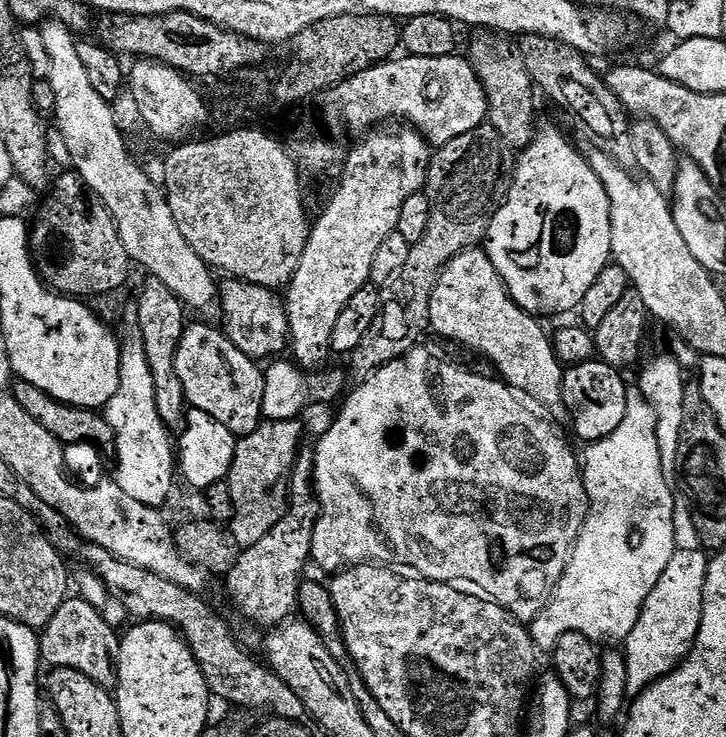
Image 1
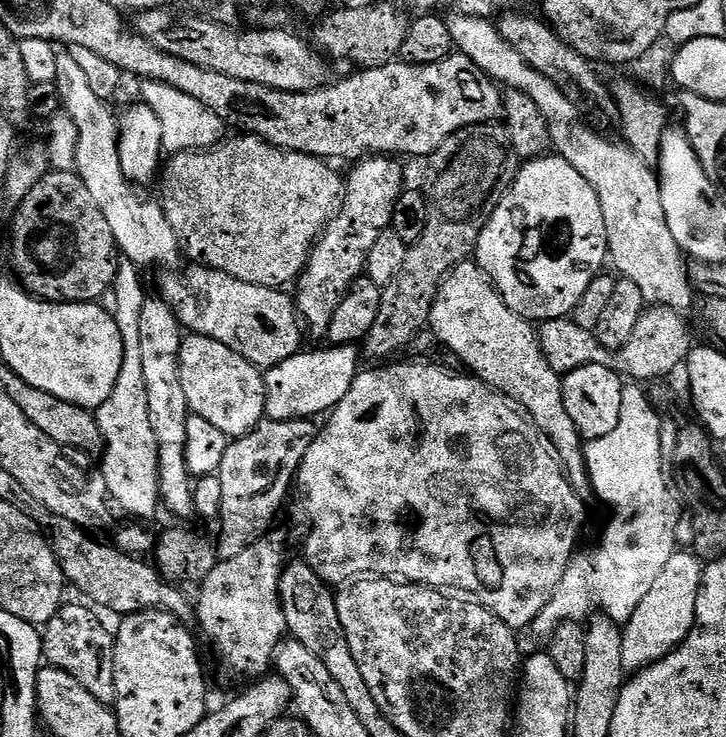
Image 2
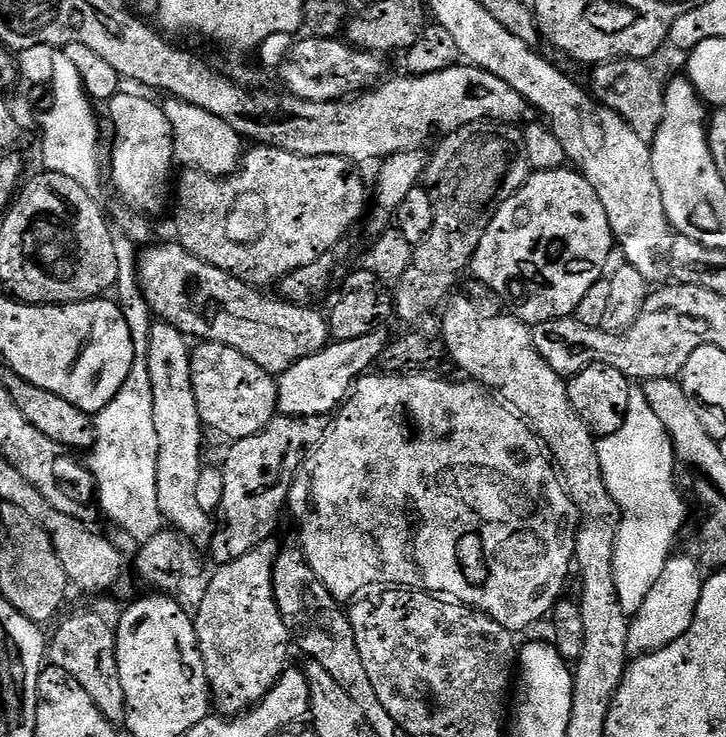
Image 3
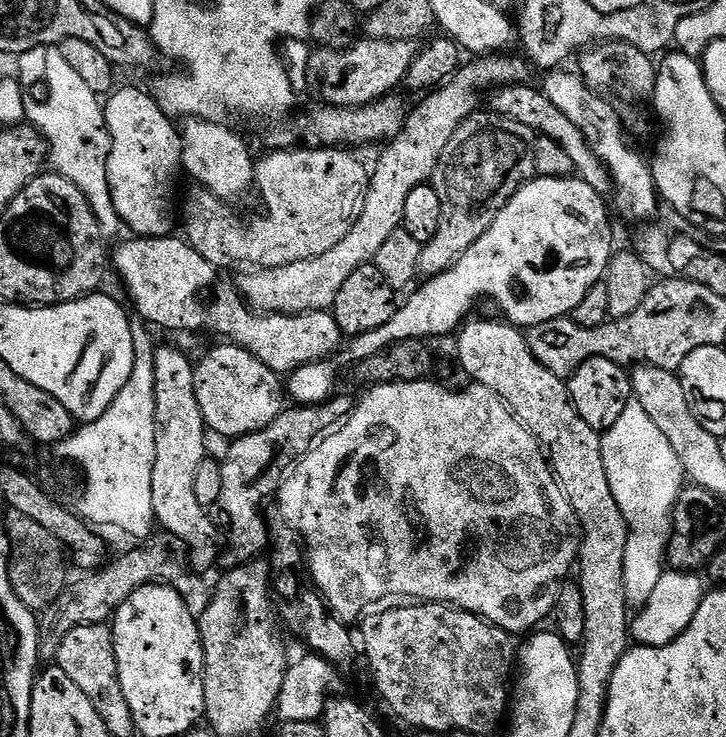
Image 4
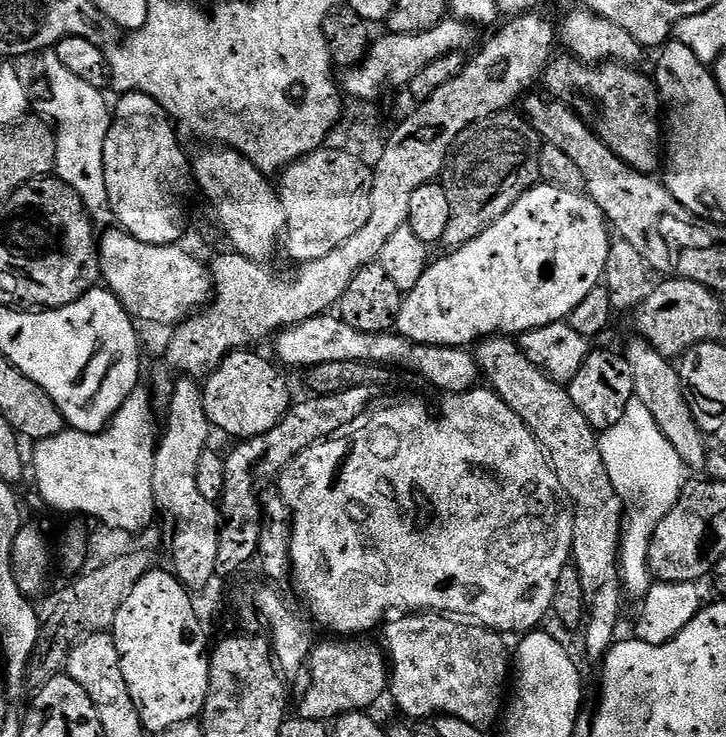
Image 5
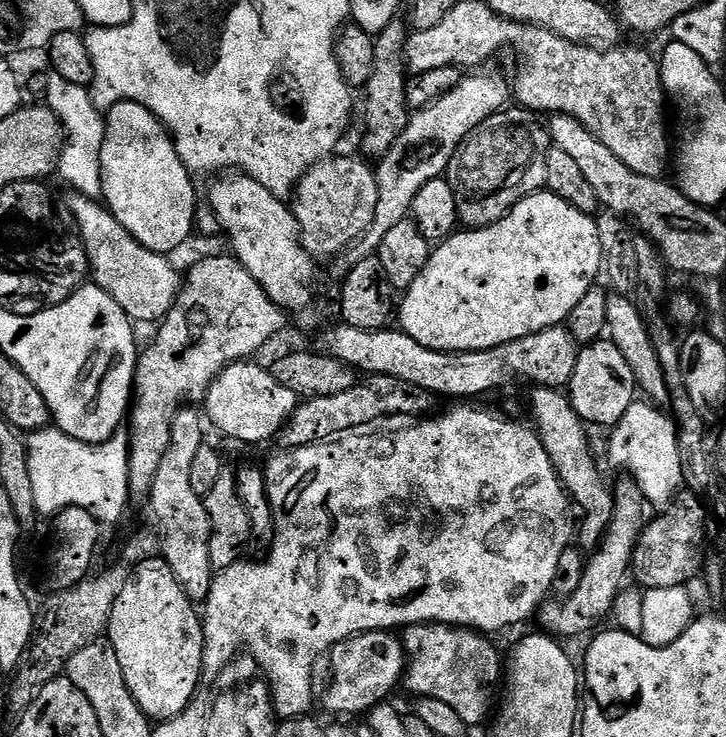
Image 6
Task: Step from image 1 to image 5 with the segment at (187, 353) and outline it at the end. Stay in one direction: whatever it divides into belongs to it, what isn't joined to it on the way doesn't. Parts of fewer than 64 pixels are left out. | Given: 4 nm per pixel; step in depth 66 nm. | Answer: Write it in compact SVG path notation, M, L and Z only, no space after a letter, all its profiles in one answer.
M232 351L202 384L208 423L235 438L261 436L274 430L294 400L281 369L271 359L263 360L252 351Z

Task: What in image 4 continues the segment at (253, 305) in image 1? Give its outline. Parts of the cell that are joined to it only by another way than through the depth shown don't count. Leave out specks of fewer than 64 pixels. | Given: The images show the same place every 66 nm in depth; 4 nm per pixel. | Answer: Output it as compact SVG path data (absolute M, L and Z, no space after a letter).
M175 235L171 236L161 236L159 238L128 238L123 241L119 245L120 249L115 249L114 252L114 272L120 275L120 280L122 283L128 287L128 296L132 299L132 304L137 308L139 319L147 322L149 325L155 326L157 324L160 328L169 328L172 332L196 332L199 328L205 328L208 332L217 332L220 335L220 338L227 338L231 343L237 344L240 348L245 348L247 352L250 354L254 354L258 357L259 360L266 366L270 366L270 370L274 370L278 374L291 374L299 370L304 364L315 364L318 360L327 360L333 354L332 351L335 350L336 347L339 349L342 344L342 333L340 331L340 327L338 326L338 322L333 318L331 311L327 312L302 312L296 315L288 315L284 312L274 313L274 312L262 312L259 313L255 309L251 307L244 300L243 296L239 294L237 289L227 284L226 281L223 280L221 273L212 265L210 262L206 262L206 258L202 258L202 254L198 254L195 250L193 250L191 244L188 243L187 239L179 238L180 240L176 240L177 237Z

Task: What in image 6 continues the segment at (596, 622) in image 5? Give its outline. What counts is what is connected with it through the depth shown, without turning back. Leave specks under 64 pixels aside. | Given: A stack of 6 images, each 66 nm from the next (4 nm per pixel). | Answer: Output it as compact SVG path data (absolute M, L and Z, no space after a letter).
M533 387L531 392L533 420L531 423L540 437L546 454L550 454L550 462L560 475L560 483L564 485L565 492L574 501L575 507L579 511L580 508L584 511L584 521L581 524L579 521L578 524L579 547L584 550L595 550L604 541L604 535L614 514L614 492L610 484L608 488L595 458L592 457L592 444L588 441L589 429L563 391Z

